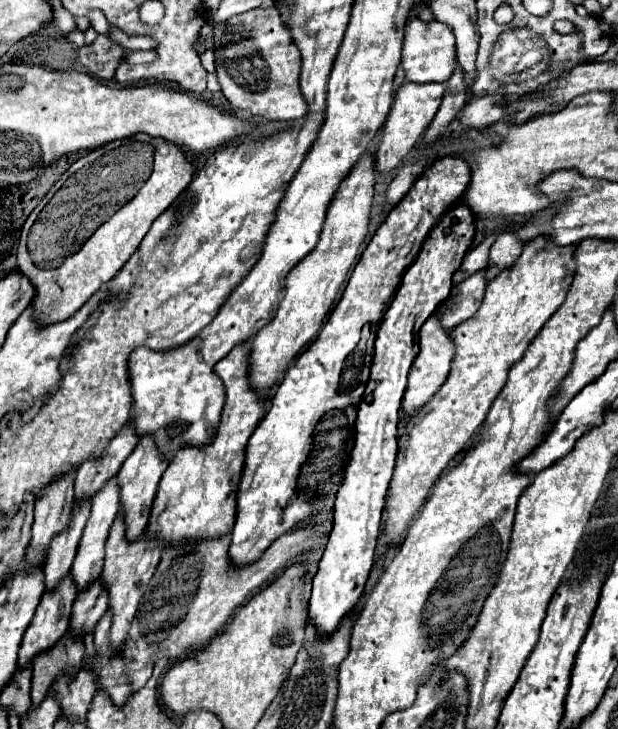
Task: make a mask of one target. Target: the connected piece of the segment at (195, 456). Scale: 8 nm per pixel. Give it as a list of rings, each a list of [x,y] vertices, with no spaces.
[[[245,342],[227,354],[223,362],[217,362],[215,374],[223,380],[227,392],[221,424],[207,446],[183,446],[179,454],[173,456],[153,502],[147,526],[149,536],[161,536],[169,544],[179,544],[185,540],[223,538],[231,532],[231,526],[235,524],[235,502],[243,474],[245,446],[265,416],[267,398],[271,398],[271,394],[255,394],[249,384],[249,352],[251,346]]]

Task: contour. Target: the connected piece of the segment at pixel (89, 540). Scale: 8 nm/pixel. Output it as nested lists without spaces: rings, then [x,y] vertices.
[[[111,478],[109,482],[103,484],[103,488],[99,490],[99,494],[95,494],[95,498],[91,500],[93,506],[91,506],[91,518],[83,530],[83,538],[81,538],[81,544],[79,544],[79,550],[77,550],[77,556],[75,556],[75,562],[71,566],[71,574],[77,582],[77,590],[81,592],[87,584],[91,584],[93,580],[99,578],[101,570],[103,570],[103,558],[105,558],[105,540],[107,540],[107,534],[109,534],[109,528],[111,528],[111,522],[115,520],[115,514],[119,512],[119,484],[117,484],[117,478]]]

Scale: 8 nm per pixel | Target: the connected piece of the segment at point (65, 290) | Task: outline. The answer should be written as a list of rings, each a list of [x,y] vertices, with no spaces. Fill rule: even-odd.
[[[155,138],[155,158],[151,166],[151,178],[139,186],[139,194],[135,194],[127,206],[119,206],[119,210],[115,210],[115,214],[111,214],[111,218],[107,218],[107,222],[103,222],[103,226],[99,226],[99,230],[95,230],[95,234],[91,234],[91,238],[87,238],[87,242],[83,242],[83,246],[79,246],[79,250],[71,254],[67,262],[63,262],[63,266],[55,266],[55,270],[39,270],[39,266],[31,262],[31,254],[17,254],[19,272],[25,274],[37,288],[33,310],[41,324],[53,324],[69,318],[103,284],[107,284],[139,248],[153,220],[173,204],[173,200],[191,184],[193,174],[197,172],[195,164],[185,156],[185,152],[163,138]]]

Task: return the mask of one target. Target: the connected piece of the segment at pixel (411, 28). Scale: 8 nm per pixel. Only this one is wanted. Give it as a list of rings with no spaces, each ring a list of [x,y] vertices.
[[[411,18],[405,28],[405,46],[403,46],[403,68],[409,82],[429,84],[429,82],[447,82],[455,72],[455,36],[449,26],[441,22],[423,22],[419,18]]]

